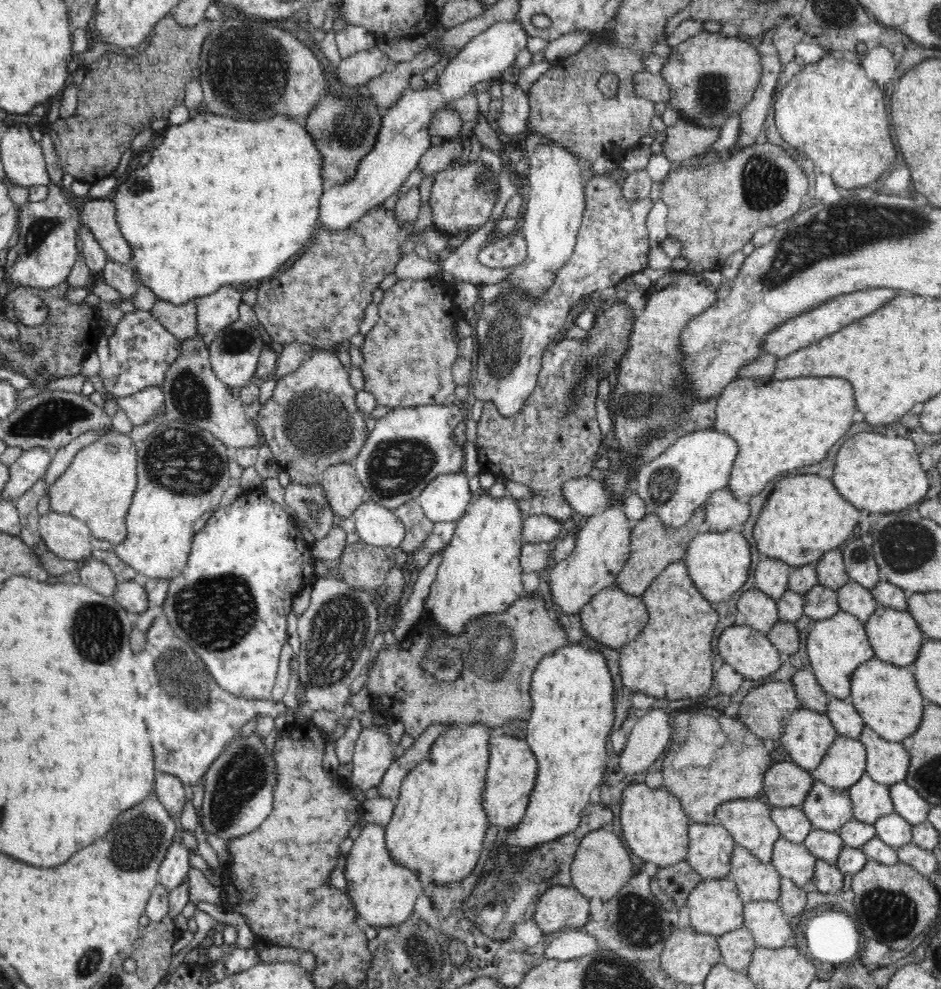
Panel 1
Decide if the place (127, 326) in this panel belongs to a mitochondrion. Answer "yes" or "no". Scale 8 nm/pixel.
no

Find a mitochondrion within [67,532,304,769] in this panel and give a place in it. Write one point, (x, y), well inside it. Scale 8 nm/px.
(217, 613)

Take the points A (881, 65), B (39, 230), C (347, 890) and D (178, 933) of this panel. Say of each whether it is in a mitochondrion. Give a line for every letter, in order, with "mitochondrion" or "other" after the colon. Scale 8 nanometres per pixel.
A: other
B: mitochondrion
C: other
D: other

